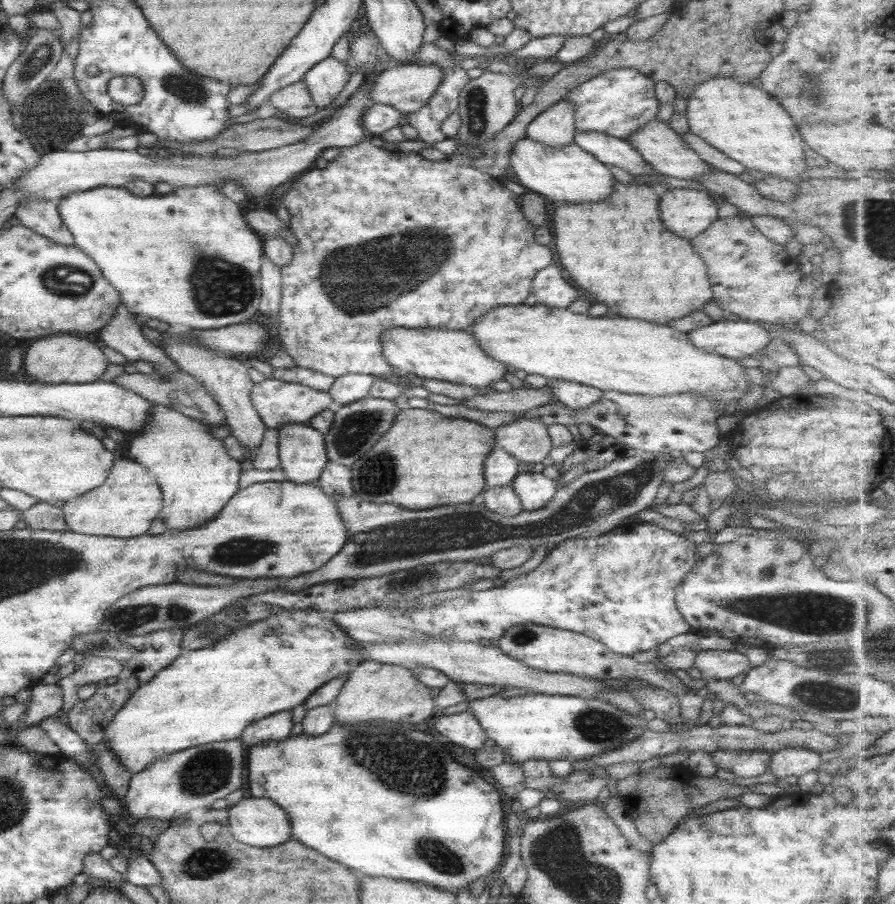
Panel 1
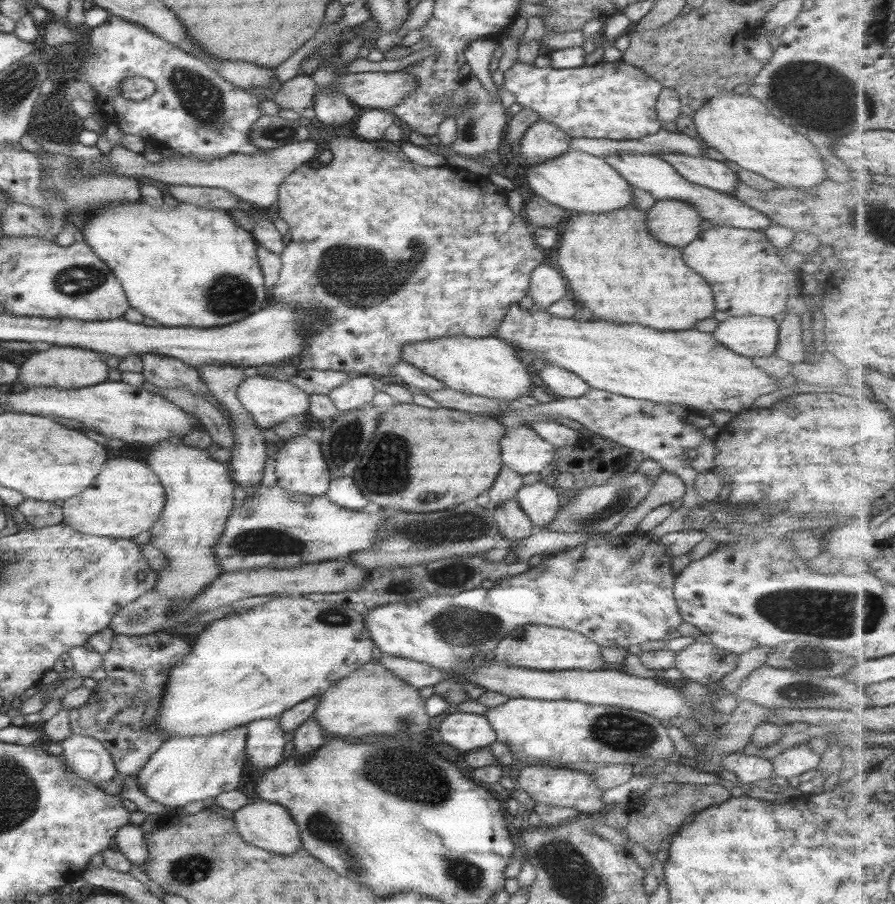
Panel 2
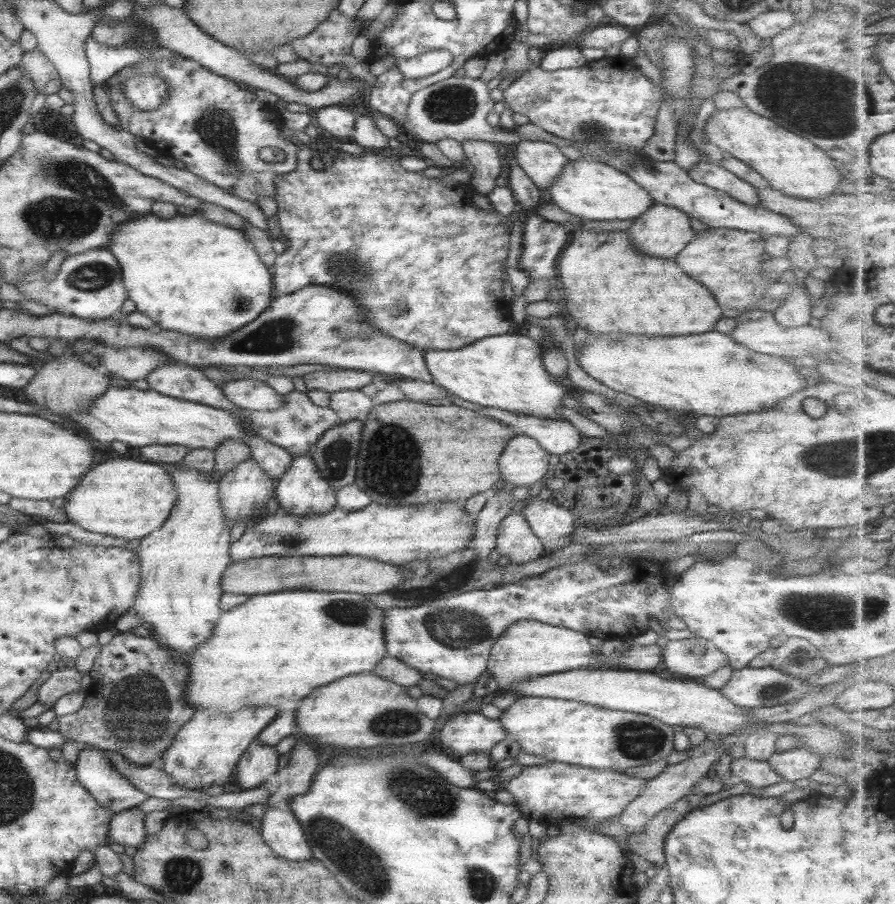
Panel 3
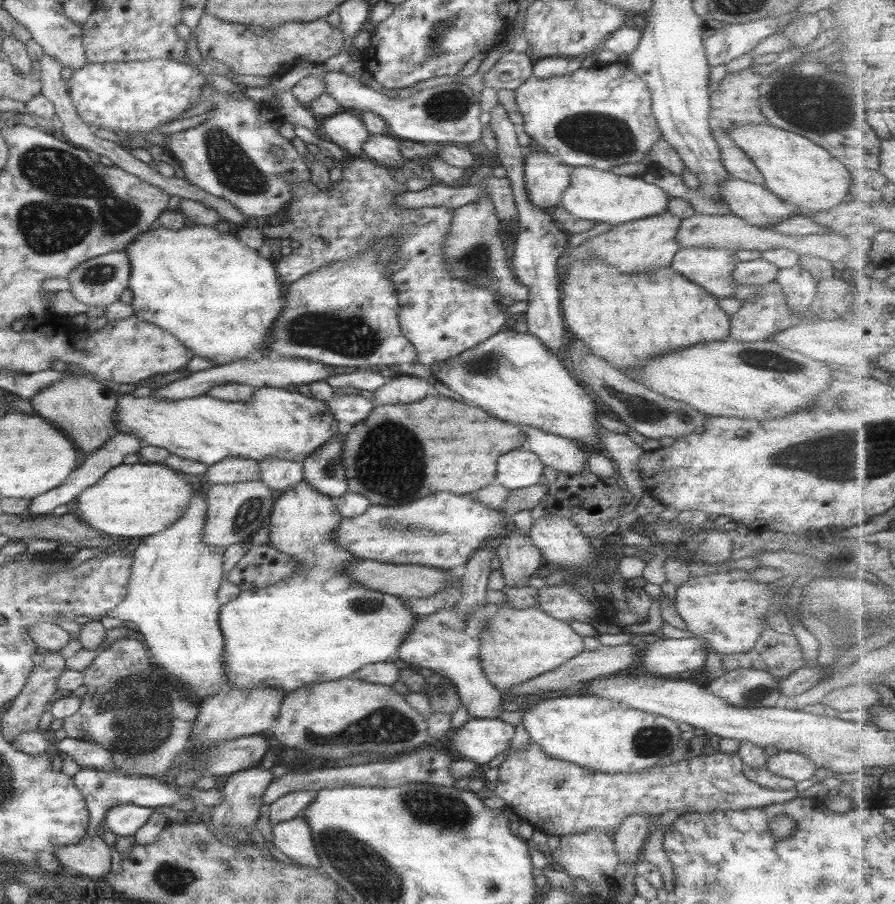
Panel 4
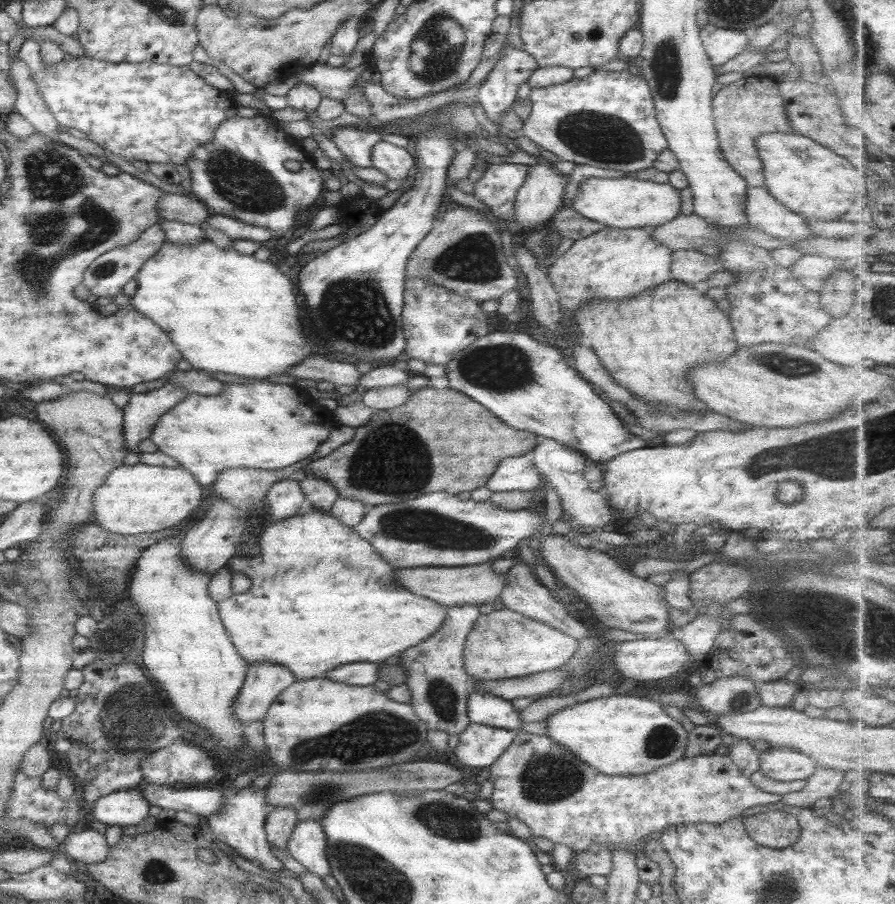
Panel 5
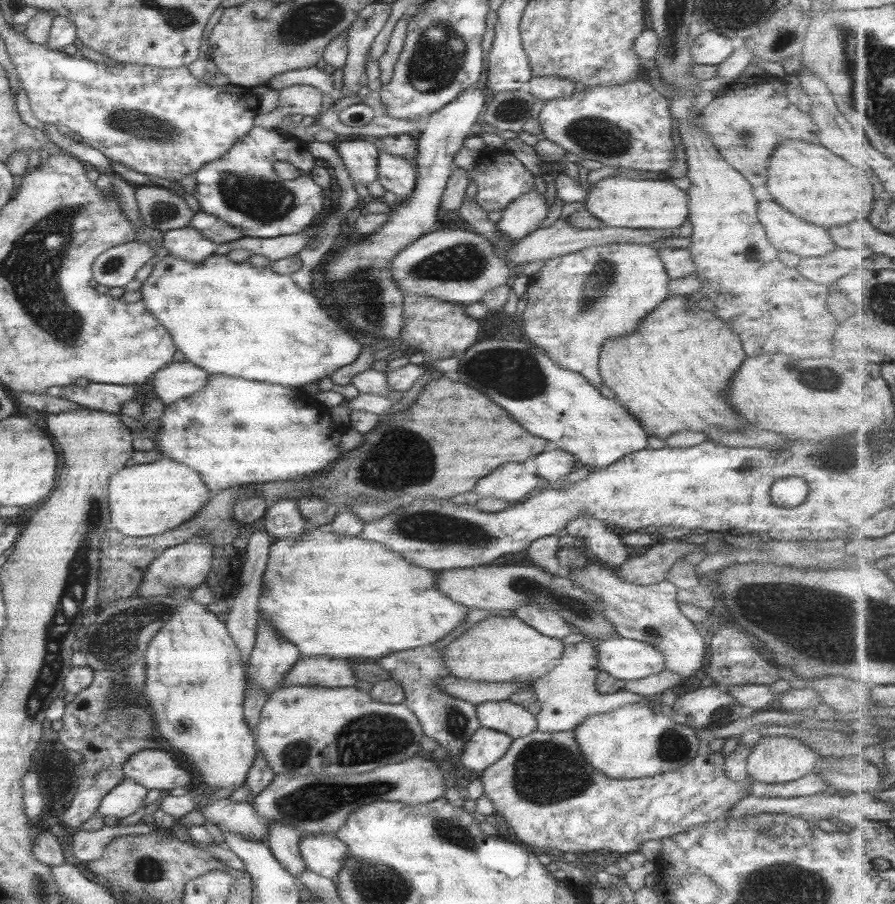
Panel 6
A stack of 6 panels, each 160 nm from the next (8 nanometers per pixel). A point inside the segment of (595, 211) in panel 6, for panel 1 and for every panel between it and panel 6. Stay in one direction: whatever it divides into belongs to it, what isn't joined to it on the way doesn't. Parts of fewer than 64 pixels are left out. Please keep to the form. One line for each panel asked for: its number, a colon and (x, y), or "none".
1: (566, 174)
2: (580, 183)
3: (591, 190)
4: (591, 194)
5: (624, 202)

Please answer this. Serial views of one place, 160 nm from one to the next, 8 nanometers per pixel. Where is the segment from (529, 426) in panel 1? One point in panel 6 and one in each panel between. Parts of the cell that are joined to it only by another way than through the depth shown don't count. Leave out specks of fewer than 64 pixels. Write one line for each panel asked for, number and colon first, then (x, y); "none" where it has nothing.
2: (522, 451)
3: (522, 463)
4: (520, 468)
5: (518, 473)
6: (509, 483)

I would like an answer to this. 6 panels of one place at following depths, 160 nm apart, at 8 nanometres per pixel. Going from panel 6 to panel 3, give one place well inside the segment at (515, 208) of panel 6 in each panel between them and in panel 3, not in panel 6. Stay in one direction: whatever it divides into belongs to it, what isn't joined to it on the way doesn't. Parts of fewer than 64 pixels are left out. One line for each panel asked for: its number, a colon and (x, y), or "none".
3: (542, 162)
4: (545, 177)
5: (539, 197)

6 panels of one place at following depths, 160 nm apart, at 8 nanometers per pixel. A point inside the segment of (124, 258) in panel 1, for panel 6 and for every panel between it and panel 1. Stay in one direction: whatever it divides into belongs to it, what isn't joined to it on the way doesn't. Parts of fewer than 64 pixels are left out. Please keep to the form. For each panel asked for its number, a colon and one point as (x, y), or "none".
2: (164, 258)
3: (186, 274)
4: (219, 298)
5: (225, 312)
6: (233, 319)

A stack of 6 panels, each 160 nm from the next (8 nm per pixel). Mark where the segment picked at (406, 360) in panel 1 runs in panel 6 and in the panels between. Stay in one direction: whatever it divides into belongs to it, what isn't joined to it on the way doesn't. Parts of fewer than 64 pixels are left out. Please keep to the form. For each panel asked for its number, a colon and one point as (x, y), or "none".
2: (486, 366)
3: (505, 371)
4: (527, 385)
5: (526, 384)
6: (560, 406)

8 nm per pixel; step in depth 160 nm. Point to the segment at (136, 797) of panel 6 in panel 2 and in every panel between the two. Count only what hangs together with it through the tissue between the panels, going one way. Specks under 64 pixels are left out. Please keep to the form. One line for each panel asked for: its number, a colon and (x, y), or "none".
2: (129, 839)
3: (126, 827)
4: (123, 819)
5: (127, 807)

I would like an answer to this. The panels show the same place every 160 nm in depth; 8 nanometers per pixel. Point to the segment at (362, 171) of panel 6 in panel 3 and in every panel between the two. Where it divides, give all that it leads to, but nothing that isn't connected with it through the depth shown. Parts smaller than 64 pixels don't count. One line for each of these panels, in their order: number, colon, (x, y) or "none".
3: (336, 120)
4: (345, 129)
5: (356, 145)

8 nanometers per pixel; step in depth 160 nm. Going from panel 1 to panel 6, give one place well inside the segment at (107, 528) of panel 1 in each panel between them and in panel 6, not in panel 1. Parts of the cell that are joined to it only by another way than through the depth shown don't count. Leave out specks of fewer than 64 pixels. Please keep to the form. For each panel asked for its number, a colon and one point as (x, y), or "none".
2: (125, 498)
3: (125, 499)
4: (133, 501)
5: (158, 497)
6: (147, 499)

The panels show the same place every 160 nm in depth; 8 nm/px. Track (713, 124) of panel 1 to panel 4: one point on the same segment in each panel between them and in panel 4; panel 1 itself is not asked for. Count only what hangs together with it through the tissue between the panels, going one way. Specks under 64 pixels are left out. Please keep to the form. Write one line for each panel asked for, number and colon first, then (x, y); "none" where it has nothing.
2: (737, 126)
3: (795, 167)
4: (795, 170)

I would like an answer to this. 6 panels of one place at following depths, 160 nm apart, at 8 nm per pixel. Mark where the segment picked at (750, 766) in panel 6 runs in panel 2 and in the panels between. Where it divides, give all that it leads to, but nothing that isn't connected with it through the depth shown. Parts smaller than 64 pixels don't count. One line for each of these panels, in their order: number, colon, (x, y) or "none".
2: (792, 761)
3: (793, 765)
4: (793, 766)
5: (778, 763)

